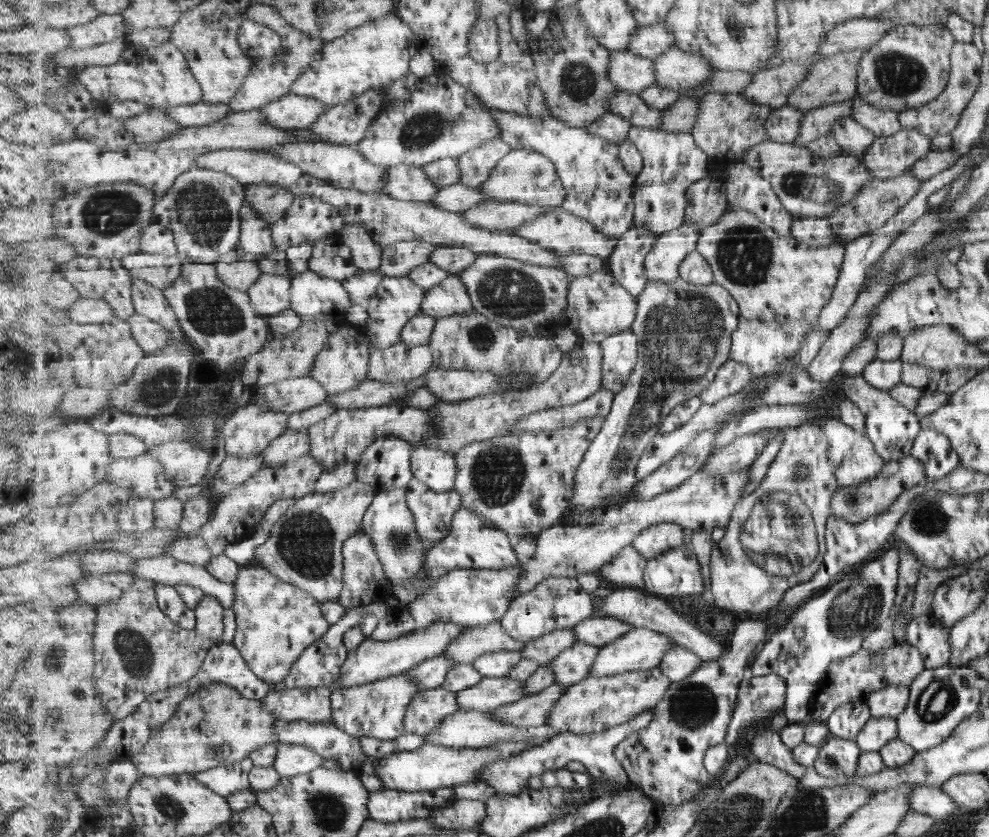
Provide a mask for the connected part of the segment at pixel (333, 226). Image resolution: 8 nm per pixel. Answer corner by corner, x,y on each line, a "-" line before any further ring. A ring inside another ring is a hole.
296,196
286,217
272,224
273,244
287,252
292,247
322,240
331,233
341,233
345,224
339,210
313,196

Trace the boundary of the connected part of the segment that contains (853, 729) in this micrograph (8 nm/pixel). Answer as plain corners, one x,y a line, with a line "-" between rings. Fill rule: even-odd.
853,701
835,710
826,723
831,735
856,740
857,735
872,718
869,707
865,701

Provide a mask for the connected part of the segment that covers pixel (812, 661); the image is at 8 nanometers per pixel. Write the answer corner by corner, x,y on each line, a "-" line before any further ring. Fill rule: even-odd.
890,546
878,557
859,567
856,572
853,571
851,575
836,582
822,595
805,601
781,628
771,633
765,644
759,648
748,669
749,676
782,675
786,679
787,702
785,702
783,714
790,724
808,722
812,698
815,695
817,684
823,680
824,674
836,661
849,658
861,651
866,638
881,625
886,625
897,592
898,565
899,554
893,546
-
795,628
804,628
805,636
802,641
795,638

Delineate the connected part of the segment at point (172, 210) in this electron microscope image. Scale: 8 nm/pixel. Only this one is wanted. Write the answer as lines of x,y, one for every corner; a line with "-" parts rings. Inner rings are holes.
194,165
175,180
167,196
155,201
154,217
171,228
179,255
188,262
216,264
227,252
235,251
242,230
241,210
246,202
245,186
223,171

